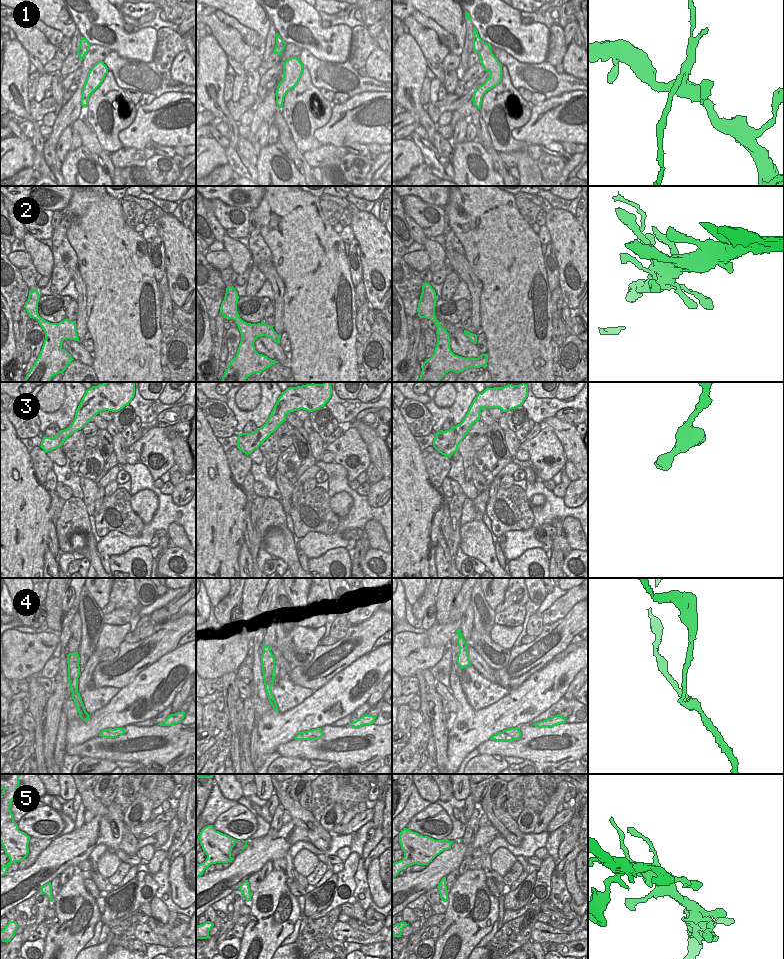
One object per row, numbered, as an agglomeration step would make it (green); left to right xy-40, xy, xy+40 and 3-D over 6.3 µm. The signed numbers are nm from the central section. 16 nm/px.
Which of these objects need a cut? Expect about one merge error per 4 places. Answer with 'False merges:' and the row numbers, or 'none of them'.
False merges: 1, 4, 5

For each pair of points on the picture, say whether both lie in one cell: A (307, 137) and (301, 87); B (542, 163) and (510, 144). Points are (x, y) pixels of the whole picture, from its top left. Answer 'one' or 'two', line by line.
A: one
B: two

